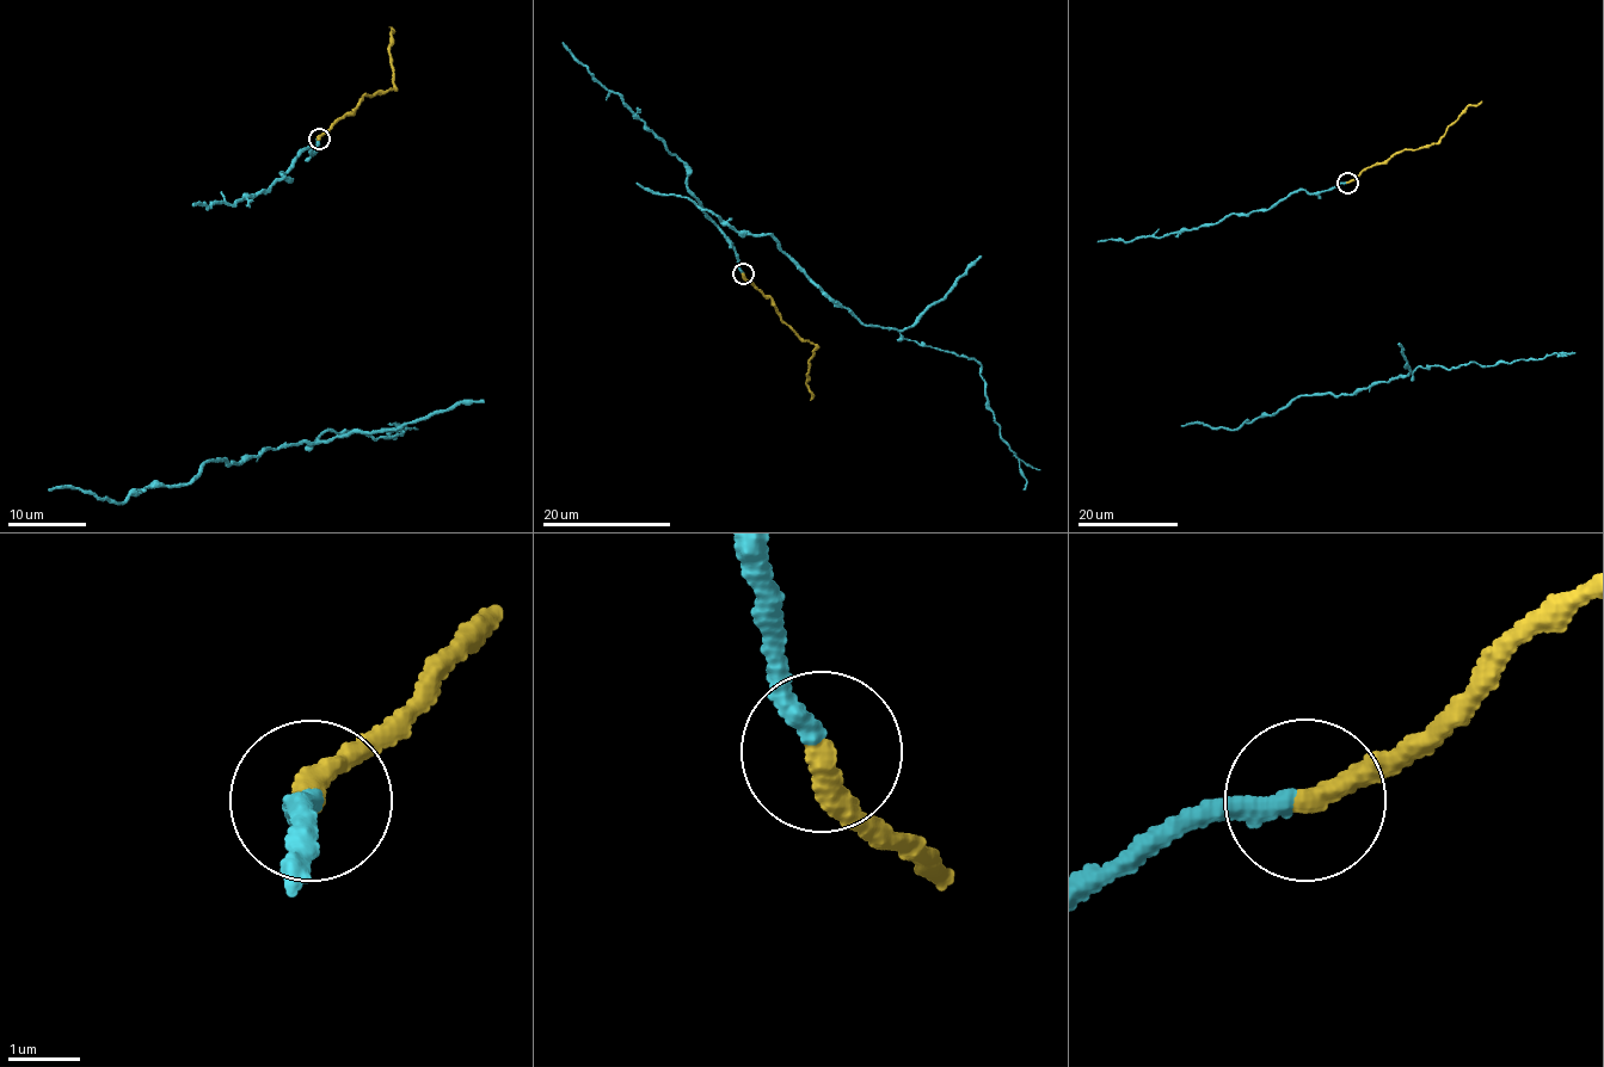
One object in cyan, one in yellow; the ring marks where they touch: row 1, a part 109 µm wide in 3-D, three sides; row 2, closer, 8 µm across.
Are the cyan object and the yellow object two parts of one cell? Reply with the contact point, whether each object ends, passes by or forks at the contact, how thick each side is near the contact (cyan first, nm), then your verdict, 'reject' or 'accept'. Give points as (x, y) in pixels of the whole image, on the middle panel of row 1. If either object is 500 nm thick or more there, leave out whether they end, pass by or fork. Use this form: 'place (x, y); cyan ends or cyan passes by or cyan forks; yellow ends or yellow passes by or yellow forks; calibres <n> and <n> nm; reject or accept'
place (743, 273); cyan ends; yellow ends; calibres 320 and 360 nm; accept

